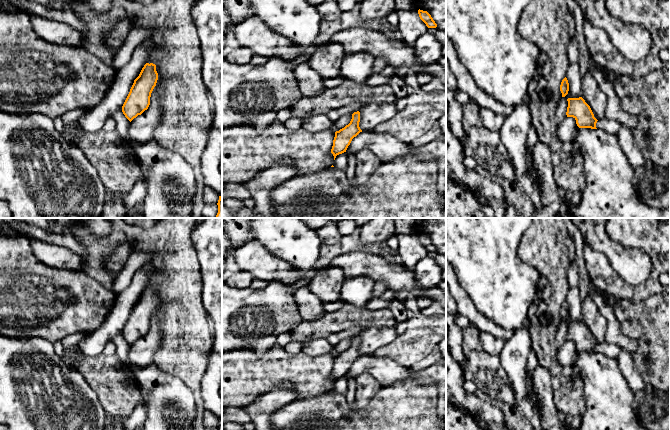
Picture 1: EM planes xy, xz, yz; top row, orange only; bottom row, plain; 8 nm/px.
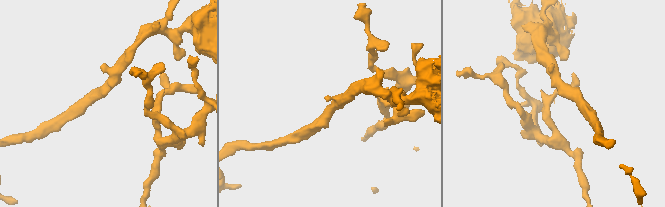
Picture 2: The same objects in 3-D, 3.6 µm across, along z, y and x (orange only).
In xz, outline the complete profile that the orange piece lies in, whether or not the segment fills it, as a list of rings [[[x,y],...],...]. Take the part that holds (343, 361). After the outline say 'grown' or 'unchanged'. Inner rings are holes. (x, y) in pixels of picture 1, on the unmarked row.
[[[357,335],[352,338],[352,343],[348,349],[346,349],[339,355],[335,356],[333,370],[331,373],[331,377],[334,380],[334,384],[337,379],[346,376],[352,363],[356,361],[360,356],[362,356],[362,354],[359,351],[359,346],[360,346],[360,336]]]; unchanged

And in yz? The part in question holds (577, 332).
[[[582,321],[568,322],[567,325],[567,341],[573,341],[579,352],[597,353],[596,347],[598,344],[594,341],[590,330]]]; unchanged

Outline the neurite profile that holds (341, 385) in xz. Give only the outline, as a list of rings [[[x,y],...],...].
[[[346,376],[336,380],[333,388],[334,392],[345,396],[347,389],[348,389],[348,378]]]

